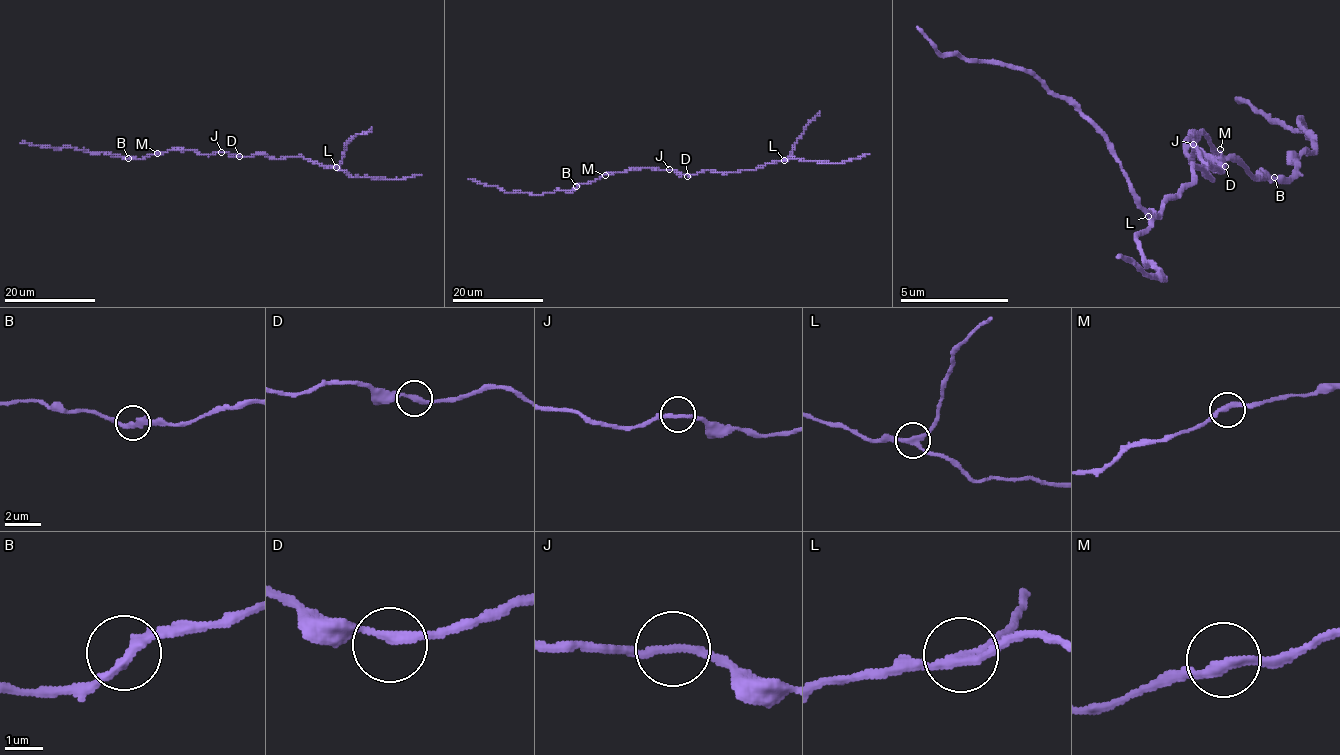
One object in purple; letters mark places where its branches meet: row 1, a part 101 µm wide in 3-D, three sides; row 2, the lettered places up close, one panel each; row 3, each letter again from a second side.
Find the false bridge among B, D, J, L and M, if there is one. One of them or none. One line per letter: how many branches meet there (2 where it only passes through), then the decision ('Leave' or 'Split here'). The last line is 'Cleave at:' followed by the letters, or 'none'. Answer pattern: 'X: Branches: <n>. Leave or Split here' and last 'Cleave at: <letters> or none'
B: Branches: 2. Leave
D: Branches: 2. Leave
J: Branches: 2. Leave
L: Branches: 3. Split here
M: Branches: 2. Leave
Cleave at: L

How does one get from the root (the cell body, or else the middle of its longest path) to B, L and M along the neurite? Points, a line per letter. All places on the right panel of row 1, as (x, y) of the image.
B: (1193, 149), (1193, 160), (1187, 139), (1204, 133), (1220, 155), (1231, 155), (1253, 177), (1274, 177)
L: (1193, 149), (1209, 155), (1220, 171), (1198, 155), (1209, 177), (1193, 166), (1193, 177), (1155, 215), (1149, 215)
M: (1193, 149), (1193, 160), (1187, 155), (1187, 139), (1193, 133), (1204, 133), (1209, 144), (1220, 149)

